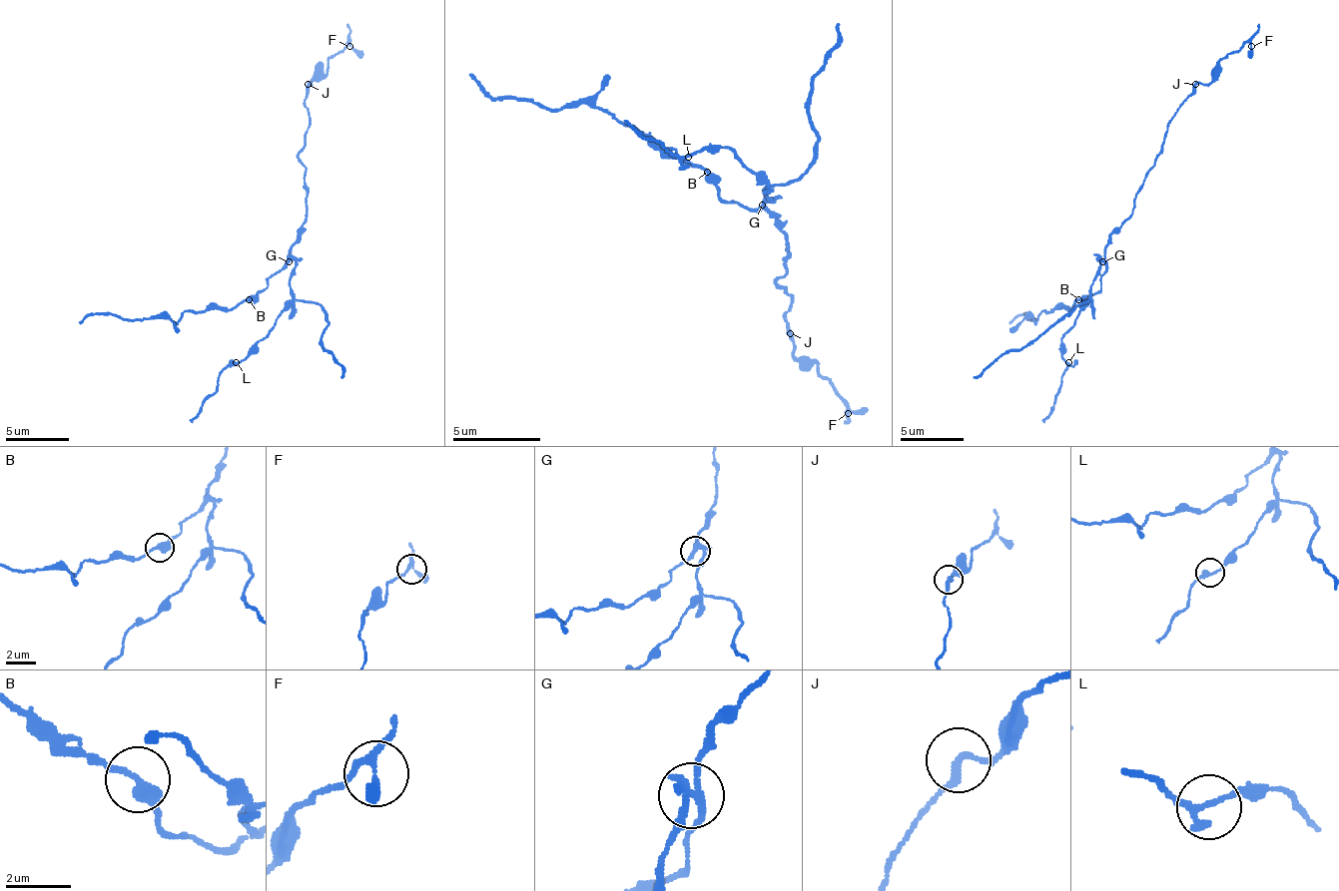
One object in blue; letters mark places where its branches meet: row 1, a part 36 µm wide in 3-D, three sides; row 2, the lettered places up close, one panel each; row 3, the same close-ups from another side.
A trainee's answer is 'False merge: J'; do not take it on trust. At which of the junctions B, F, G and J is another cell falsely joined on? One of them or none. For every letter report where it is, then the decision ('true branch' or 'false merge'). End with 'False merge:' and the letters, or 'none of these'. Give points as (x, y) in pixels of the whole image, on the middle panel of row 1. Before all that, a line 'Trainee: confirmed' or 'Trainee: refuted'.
Trainee: refuted
B: at (707, 172); true branch
F: at (848, 413); true branch
G: at (762, 205); false merge
J: at (790, 333); true branch
False merge: G

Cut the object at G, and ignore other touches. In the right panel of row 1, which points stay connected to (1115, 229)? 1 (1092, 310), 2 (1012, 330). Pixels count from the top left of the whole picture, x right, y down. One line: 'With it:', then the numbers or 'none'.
With it: 2

